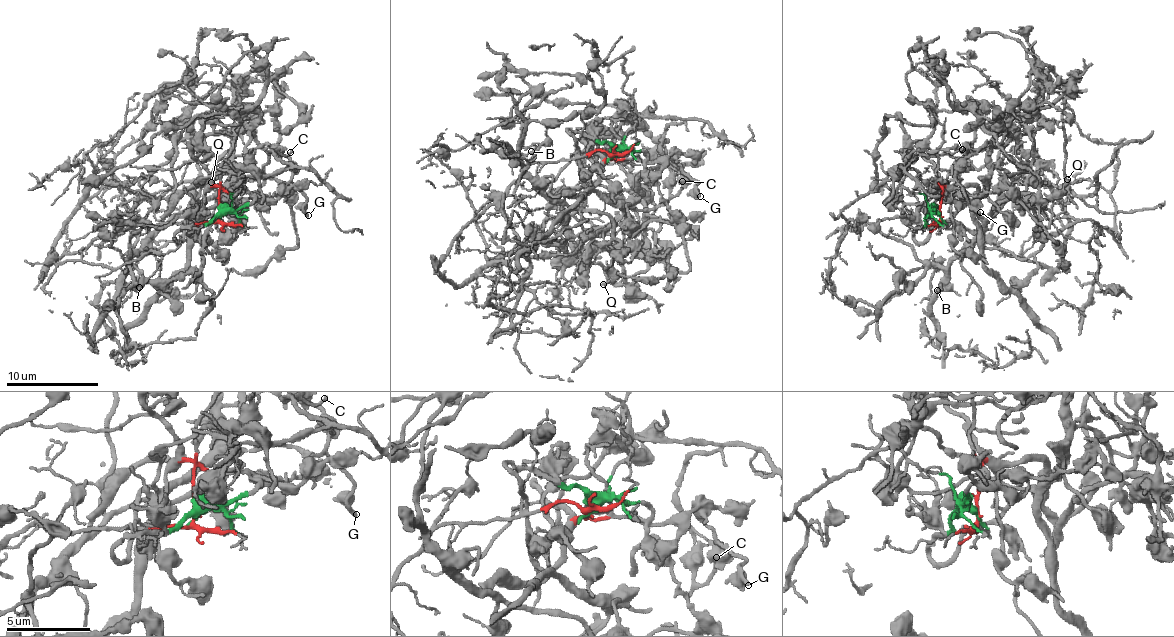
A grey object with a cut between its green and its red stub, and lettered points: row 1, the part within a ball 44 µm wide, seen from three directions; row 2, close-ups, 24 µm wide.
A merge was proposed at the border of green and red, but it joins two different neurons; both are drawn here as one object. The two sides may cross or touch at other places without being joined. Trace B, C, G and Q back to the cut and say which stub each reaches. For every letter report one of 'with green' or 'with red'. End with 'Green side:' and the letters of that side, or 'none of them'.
B: with red
C: with green
G: with green
Q: with red
Green side: C, G

